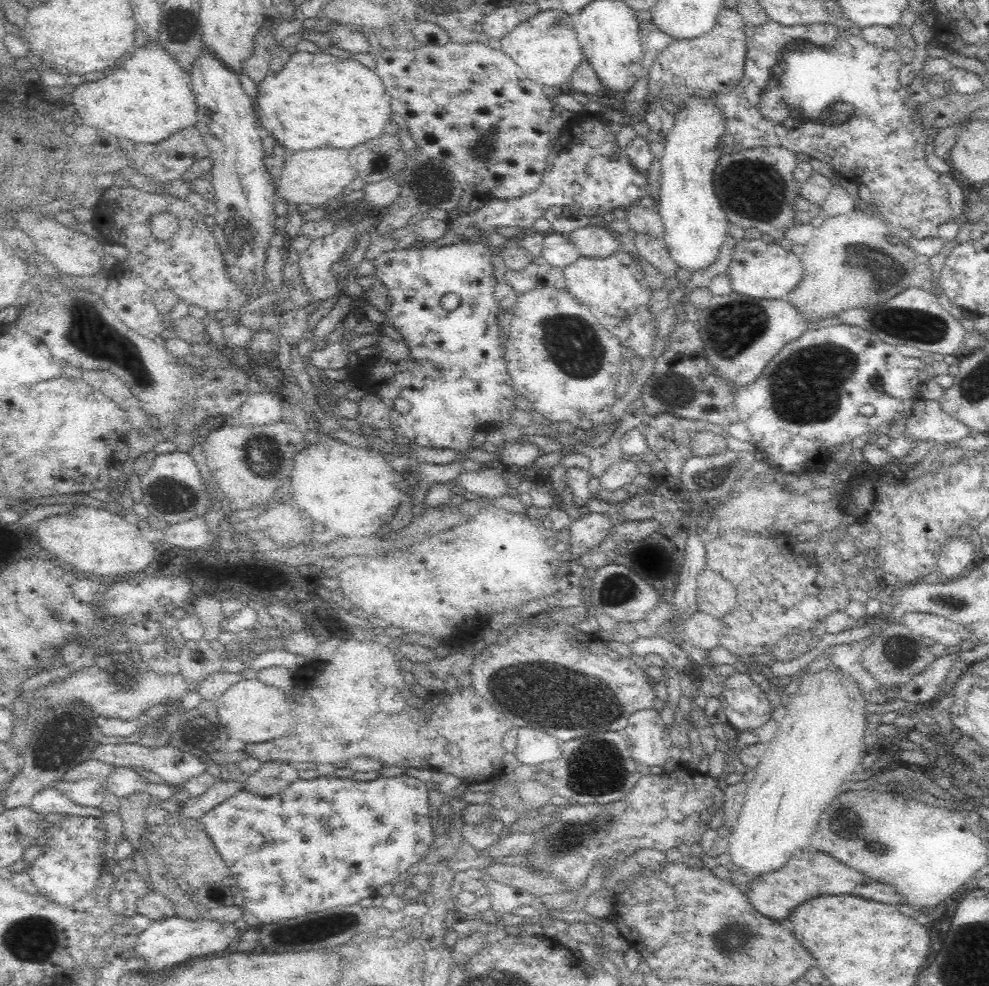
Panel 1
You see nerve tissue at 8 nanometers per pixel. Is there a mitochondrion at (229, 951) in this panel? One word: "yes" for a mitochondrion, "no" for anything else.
no

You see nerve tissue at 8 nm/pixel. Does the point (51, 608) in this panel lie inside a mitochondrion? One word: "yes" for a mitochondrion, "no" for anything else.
yes

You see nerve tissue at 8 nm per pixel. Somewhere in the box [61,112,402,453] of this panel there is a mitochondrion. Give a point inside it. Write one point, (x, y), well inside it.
(87, 331)

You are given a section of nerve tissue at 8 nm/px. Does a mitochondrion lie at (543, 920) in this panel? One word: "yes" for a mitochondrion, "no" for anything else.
no

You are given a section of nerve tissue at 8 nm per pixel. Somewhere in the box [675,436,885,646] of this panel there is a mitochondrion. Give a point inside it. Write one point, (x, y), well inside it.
(714, 475)

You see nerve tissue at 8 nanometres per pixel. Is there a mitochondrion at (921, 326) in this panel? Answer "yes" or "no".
yes

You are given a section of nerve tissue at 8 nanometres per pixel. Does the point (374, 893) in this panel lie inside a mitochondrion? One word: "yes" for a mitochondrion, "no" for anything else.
no

